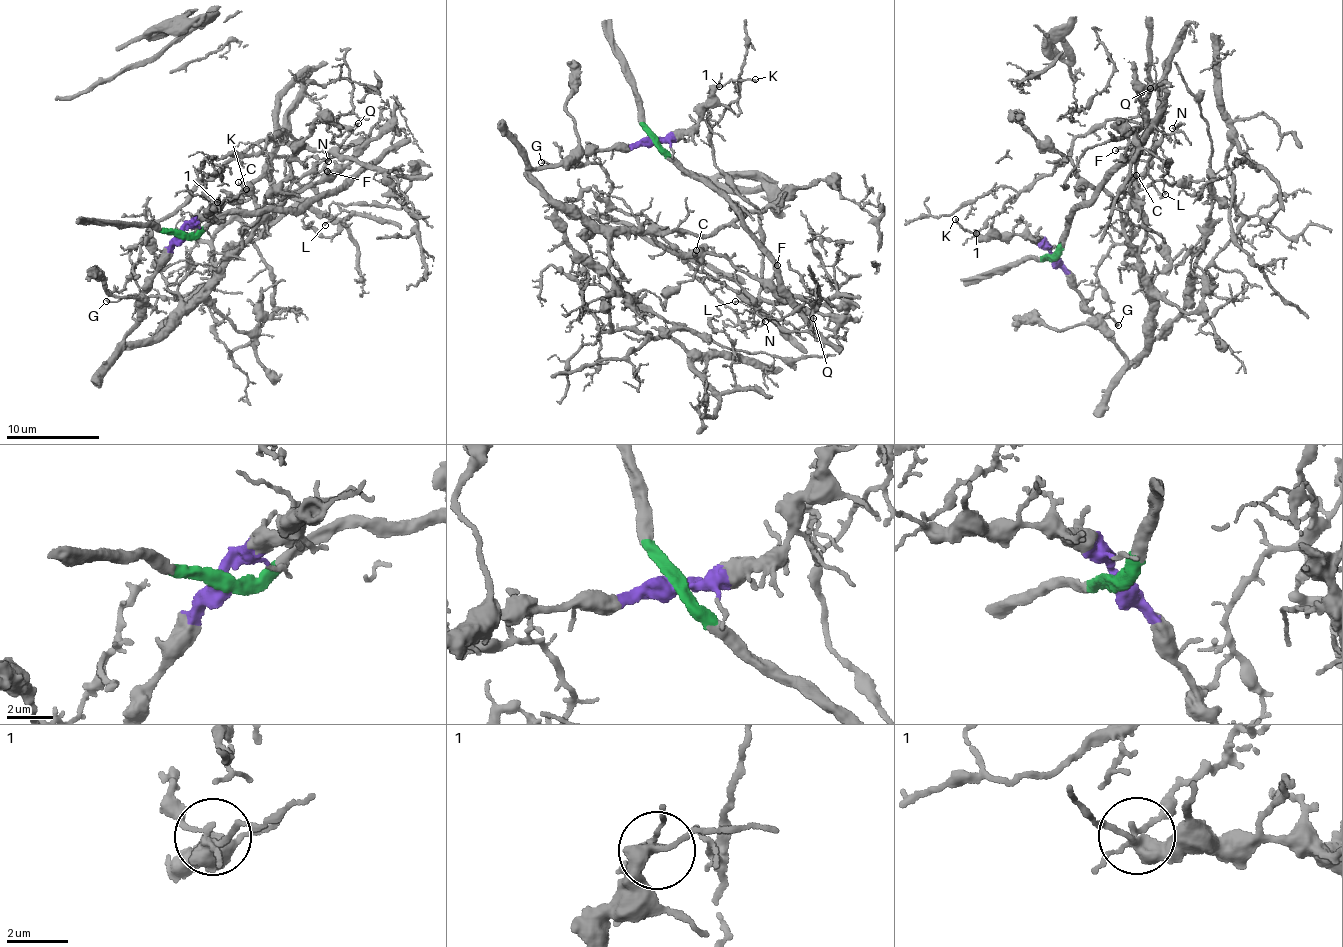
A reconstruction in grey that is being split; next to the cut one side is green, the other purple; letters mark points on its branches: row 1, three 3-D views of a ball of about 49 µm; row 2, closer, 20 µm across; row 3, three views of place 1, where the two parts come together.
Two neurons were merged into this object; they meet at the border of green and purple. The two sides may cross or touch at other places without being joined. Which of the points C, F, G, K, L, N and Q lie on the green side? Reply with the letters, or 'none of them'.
L, N, Q

